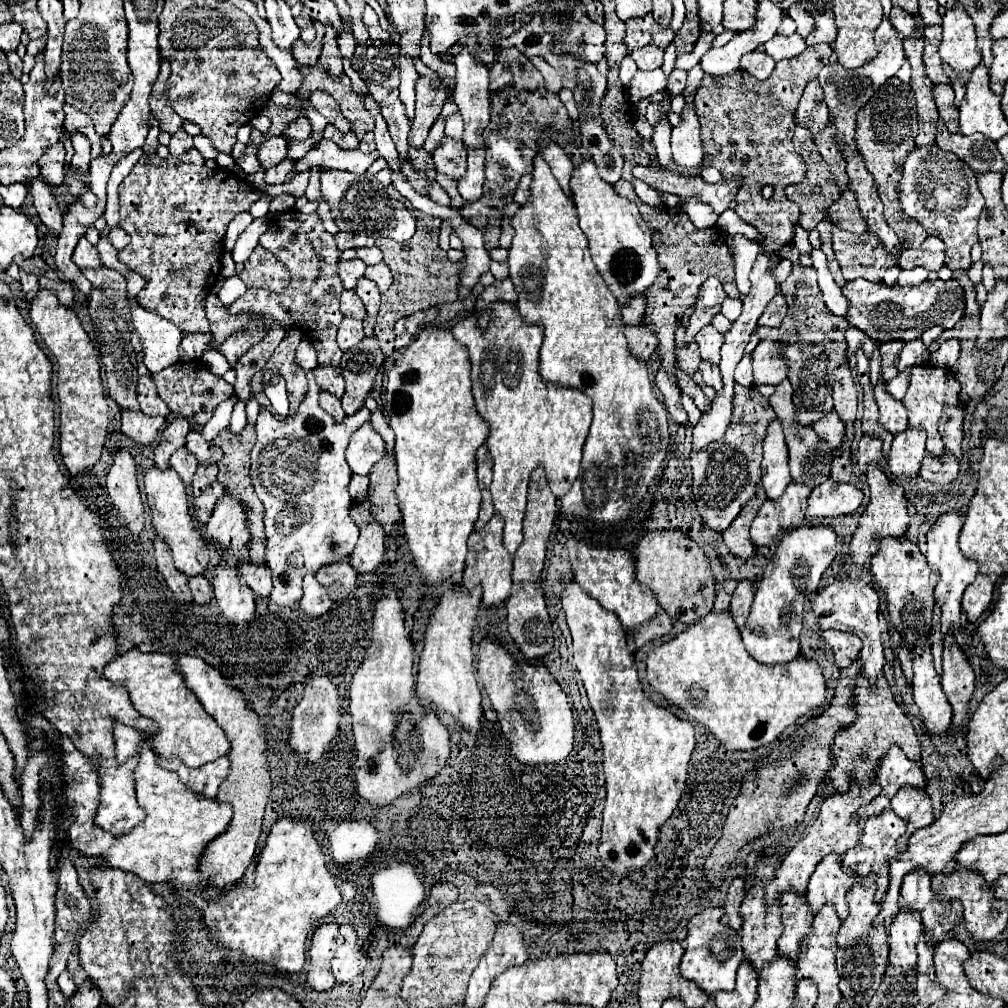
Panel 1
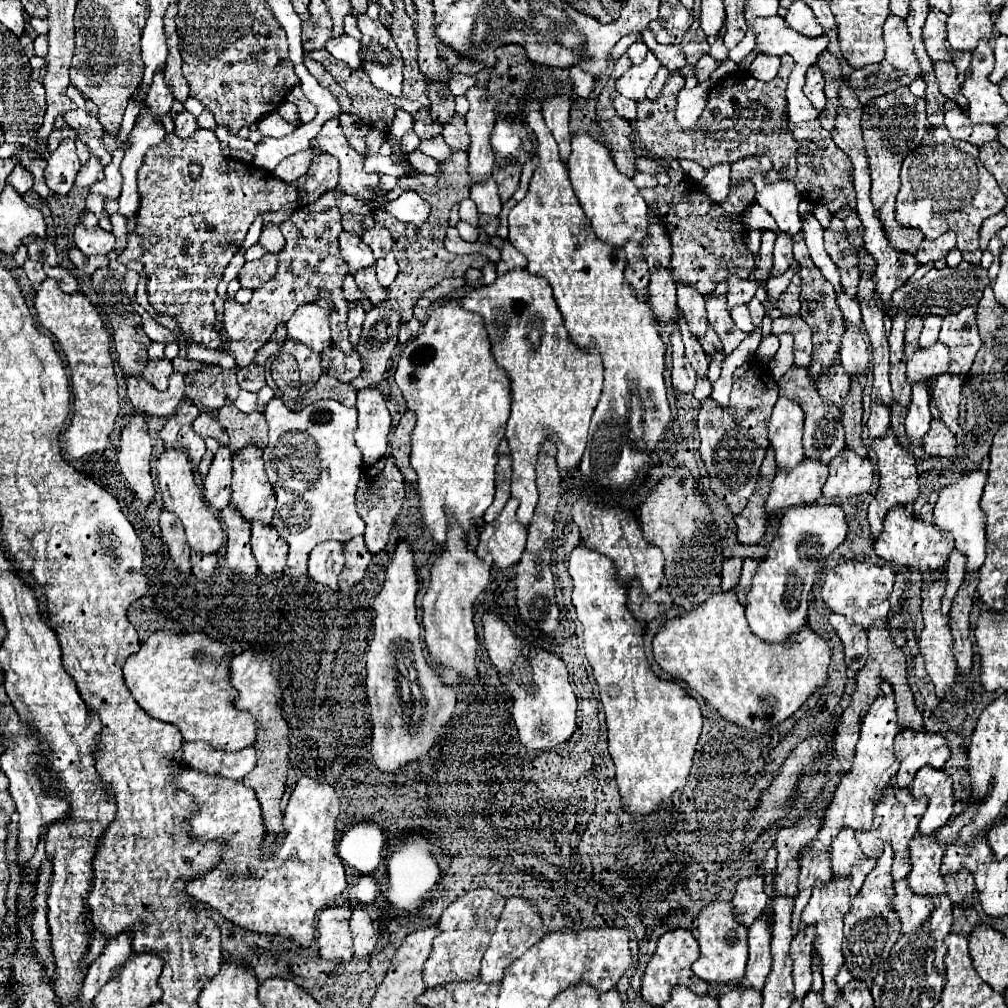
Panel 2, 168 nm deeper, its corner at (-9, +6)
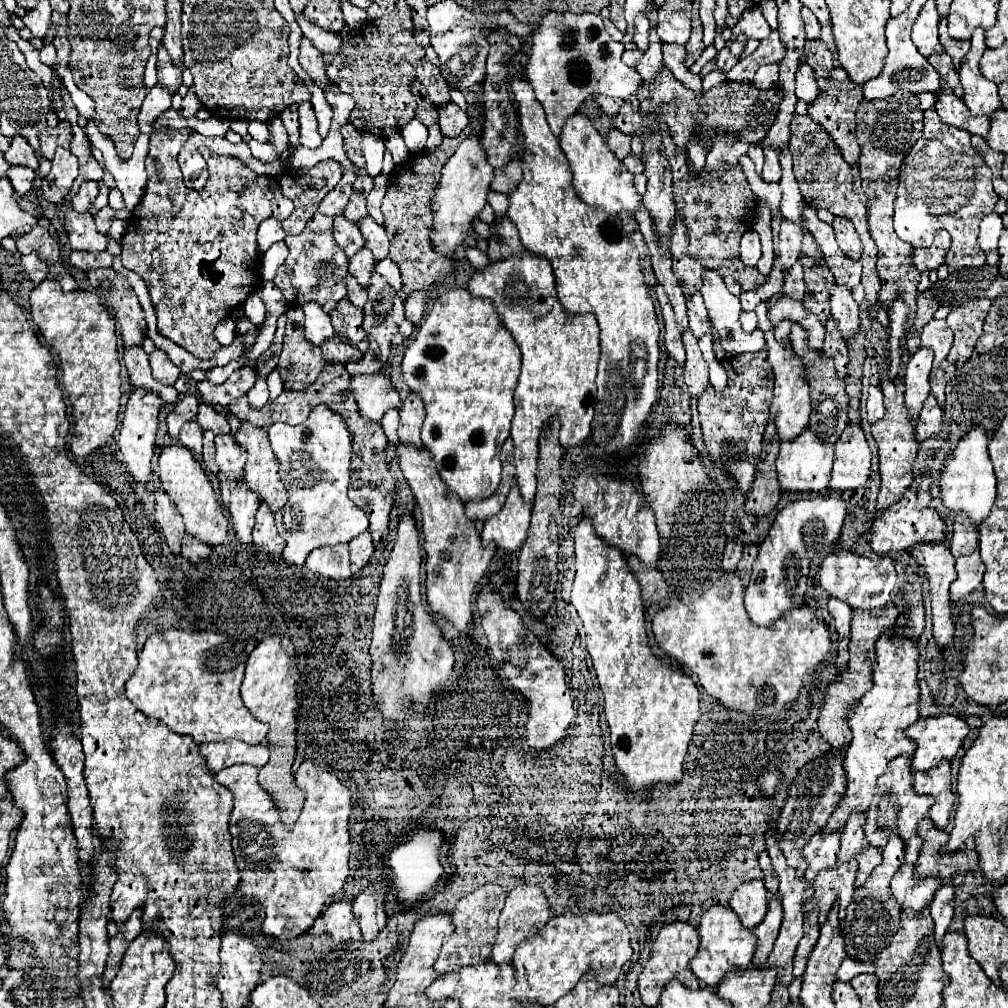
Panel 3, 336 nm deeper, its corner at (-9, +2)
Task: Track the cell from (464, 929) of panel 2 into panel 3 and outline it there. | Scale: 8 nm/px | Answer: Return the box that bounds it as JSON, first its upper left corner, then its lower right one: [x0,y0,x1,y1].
[435,884,507,974]

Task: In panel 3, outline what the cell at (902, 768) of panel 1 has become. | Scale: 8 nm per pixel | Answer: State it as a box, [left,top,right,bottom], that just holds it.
[907,714,969,770]

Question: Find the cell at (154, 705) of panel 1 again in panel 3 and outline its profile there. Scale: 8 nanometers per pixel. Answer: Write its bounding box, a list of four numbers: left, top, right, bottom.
[127,630,269,744]

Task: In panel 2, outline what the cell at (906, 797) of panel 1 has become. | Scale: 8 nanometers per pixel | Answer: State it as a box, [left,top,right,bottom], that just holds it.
[911,766,953,836]

